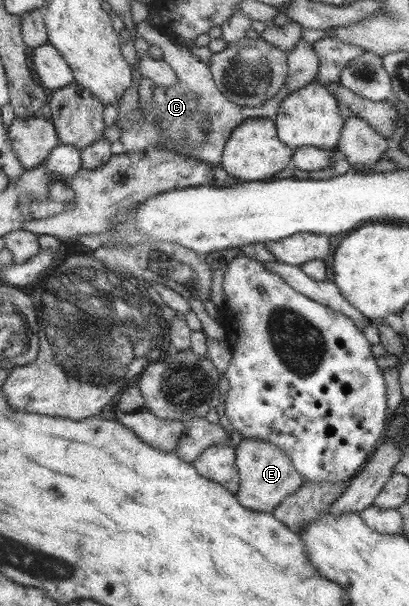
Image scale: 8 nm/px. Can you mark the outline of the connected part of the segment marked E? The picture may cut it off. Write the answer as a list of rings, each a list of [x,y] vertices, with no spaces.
[[[243,437],[234,448],[234,462],[238,472],[237,500],[244,508],[257,512],[270,512],[274,507],[293,494],[304,480],[295,471],[290,456],[283,448],[275,444],[258,439],[247,439]]]

